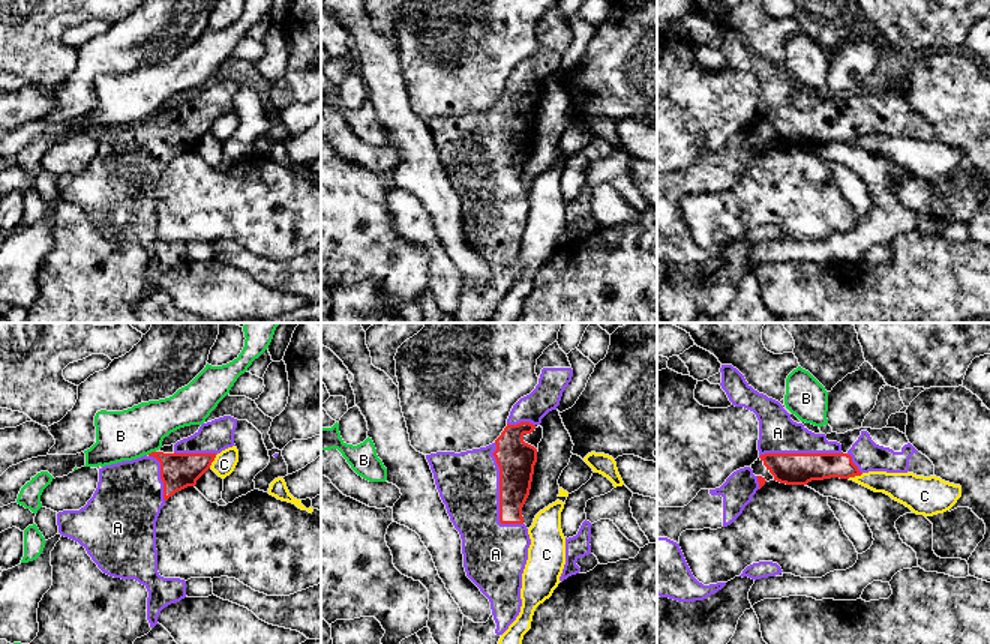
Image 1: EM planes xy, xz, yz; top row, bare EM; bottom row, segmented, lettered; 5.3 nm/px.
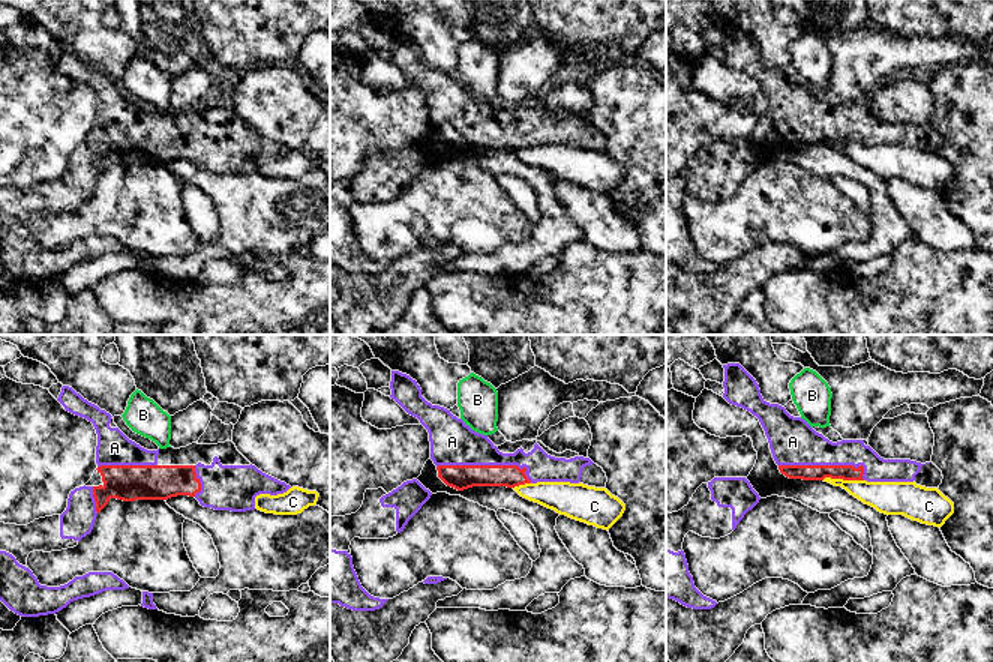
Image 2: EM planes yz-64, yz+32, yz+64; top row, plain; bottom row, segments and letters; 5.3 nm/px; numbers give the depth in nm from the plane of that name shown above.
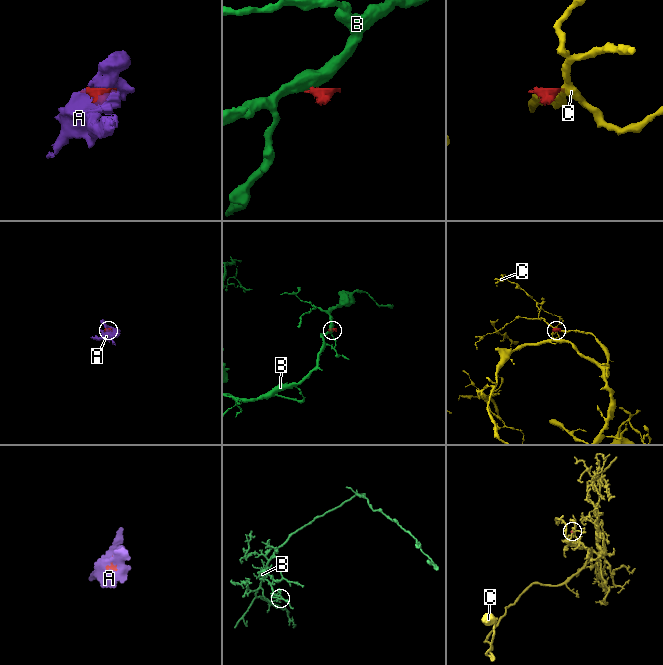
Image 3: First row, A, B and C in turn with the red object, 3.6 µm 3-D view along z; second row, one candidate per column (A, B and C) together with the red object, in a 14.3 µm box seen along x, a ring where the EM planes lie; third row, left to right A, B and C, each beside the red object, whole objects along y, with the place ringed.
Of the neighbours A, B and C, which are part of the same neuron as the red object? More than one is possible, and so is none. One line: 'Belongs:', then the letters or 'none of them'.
Belongs: A

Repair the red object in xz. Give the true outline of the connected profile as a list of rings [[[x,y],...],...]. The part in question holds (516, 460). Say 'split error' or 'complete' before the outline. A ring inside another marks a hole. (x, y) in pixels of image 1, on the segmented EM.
split error; [[[558,342],[549,345],[537,359],[536,374],[538,384],[513,405],[507,426],[492,444],[460,453],[426,455],[440,497],[460,534],[466,576],[489,599],[492,609],[486,623],[474,623],[464,615],[459,644],[498,644],[520,612],[522,573],[531,545],[522,507],[530,495],[537,462],[537,449],[525,443],[524,435],[531,434],[549,411],[556,410],[564,389],[572,381],[572,365]]]

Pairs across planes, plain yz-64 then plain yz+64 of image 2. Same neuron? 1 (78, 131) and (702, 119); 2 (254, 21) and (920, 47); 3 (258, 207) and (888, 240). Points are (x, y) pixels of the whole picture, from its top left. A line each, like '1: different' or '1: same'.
1: same
2: different
3: same

